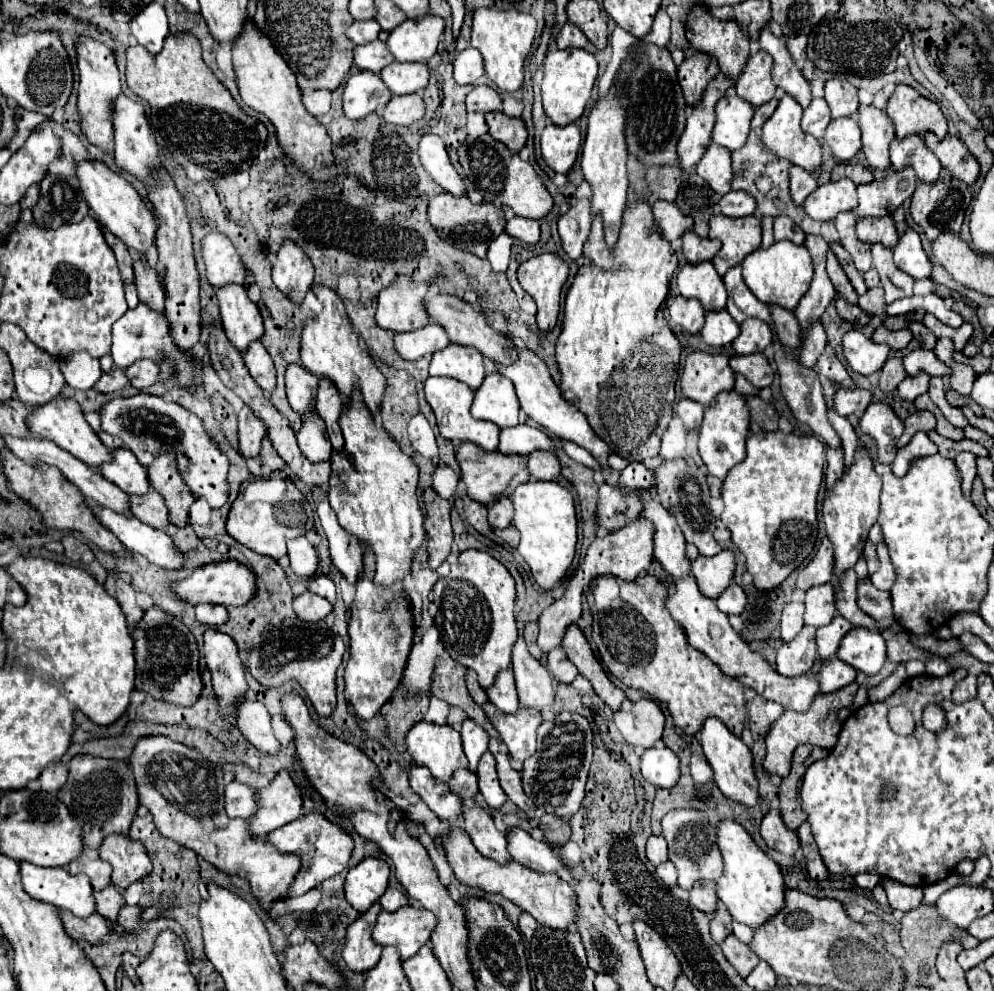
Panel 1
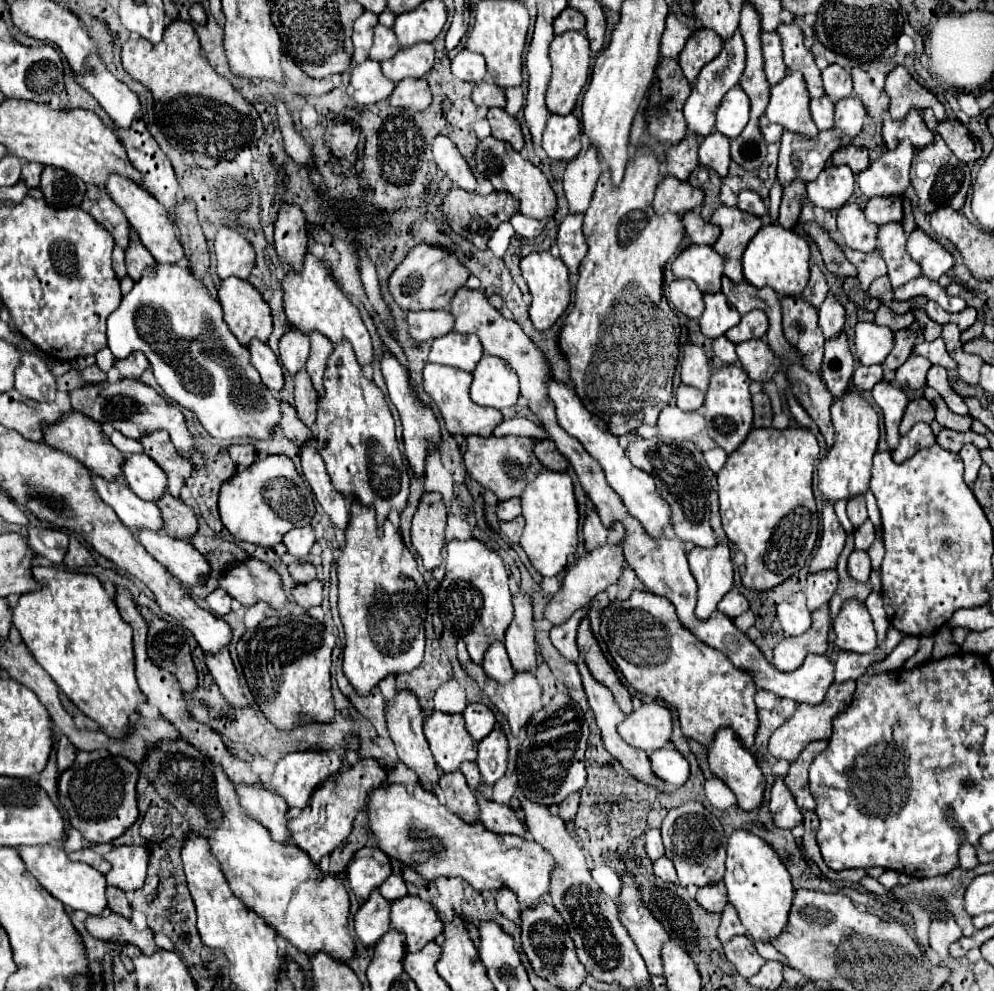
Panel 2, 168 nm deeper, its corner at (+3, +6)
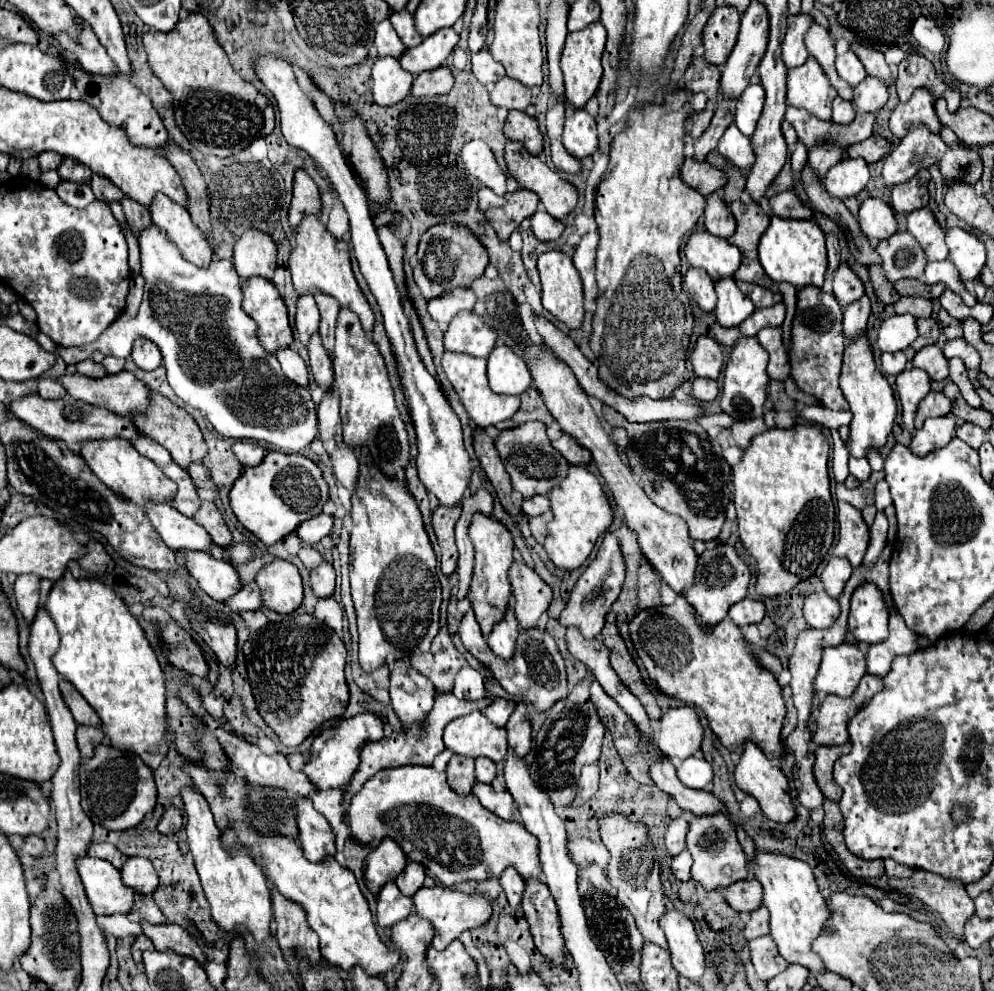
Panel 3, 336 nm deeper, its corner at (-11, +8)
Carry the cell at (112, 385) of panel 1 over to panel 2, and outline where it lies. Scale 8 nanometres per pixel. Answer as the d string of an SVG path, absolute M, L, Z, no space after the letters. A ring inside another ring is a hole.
M96 365L86 367L86 369L82 369L80 373L82 373L82 379L84 379L86 383L102 383L102 381L106 381L106 373L102 373Z

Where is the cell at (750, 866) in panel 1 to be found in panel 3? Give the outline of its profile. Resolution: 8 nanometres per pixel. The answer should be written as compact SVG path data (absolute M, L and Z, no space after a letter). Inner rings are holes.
M758 849L754 859L748 859L746 873L760 881L764 889L764 907L770 913L770 935L778 947L778 953L790 963L804 965L812 971L824 971L824 965L812 953L810 943L822 931L822 925L828 919L828 907L818 891L812 869L804 861L790 859L788 855Z

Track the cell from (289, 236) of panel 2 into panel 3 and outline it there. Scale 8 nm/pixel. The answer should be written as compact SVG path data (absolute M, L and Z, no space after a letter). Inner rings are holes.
M302 169L296 171L294 175L294 195L292 195L292 203L290 203L290 211L288 211L288 223L292 229L296 229L300 225L300 221L308 215L316 215L320 217L320 193L316 183L310 179L310 175Z

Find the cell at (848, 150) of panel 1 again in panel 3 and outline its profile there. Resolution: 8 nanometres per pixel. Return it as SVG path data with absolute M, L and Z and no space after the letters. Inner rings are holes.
M866 77L864 83L854 87L852 105L856 113L876 113L886 105L886 101L888 101L888 85L880 83L878 79Z

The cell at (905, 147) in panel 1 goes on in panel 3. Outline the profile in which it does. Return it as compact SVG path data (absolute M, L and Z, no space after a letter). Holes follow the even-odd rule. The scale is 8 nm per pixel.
M916 89L908 103L898 103L890 117L890 131L902 139L912 123L924 123L932 133L940 133L942 129L942 123L934 111L932 95L924 89Z

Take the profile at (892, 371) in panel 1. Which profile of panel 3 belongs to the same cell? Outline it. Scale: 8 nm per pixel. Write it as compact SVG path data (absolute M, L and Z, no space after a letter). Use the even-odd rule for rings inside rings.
M932 317L930 319L918 319L916 325L918 325L918 337L912 343L912 349L914 351L920 351L922 347L936 343L938 333L940 333L940 327L938 327L938 321L936 319L932 319Z

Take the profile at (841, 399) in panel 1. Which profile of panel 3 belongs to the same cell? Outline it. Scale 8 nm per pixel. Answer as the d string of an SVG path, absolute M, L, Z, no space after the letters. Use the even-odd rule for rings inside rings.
M882 353L880 357L880 371L886 377L894 377L906 369L904 353Z

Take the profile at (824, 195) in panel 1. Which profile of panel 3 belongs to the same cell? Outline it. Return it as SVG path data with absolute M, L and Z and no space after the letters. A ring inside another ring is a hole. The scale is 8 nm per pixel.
M846 157L828 171L824 185L832 197L848 199L848 197L856 197L866 187L868 179L870 173L864 159Z

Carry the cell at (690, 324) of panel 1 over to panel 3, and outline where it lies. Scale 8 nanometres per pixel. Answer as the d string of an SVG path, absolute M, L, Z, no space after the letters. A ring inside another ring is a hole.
M688 269L688 273L684 275L684 287L690 293L692 301L696 301L700 305L700 309L714 311L714 307L716 307L714 281L708 277L706 271Z

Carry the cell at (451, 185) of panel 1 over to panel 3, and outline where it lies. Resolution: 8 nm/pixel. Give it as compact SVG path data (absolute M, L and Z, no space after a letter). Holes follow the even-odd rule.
M484 141L464 143L462 163L464 163L464 169L480 181L480 185L492 189L496 195L506 193L506 175L498 167L490 147Z

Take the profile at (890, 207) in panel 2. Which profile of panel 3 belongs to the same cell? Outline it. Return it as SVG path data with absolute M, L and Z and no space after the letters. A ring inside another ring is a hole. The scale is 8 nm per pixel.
M918 171L914 179L908 183L896 185L890 195L890 207L894 213L912 213L916 209L922 209L928 205L928 183L930 183L930 173Z

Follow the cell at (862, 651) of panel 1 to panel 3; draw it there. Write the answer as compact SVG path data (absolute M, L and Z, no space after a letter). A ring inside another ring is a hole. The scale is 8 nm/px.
M874 583L856 587L850 605L848 631L856 641L866 641L868 645L882 643L888 637L888 609L882 591Z

